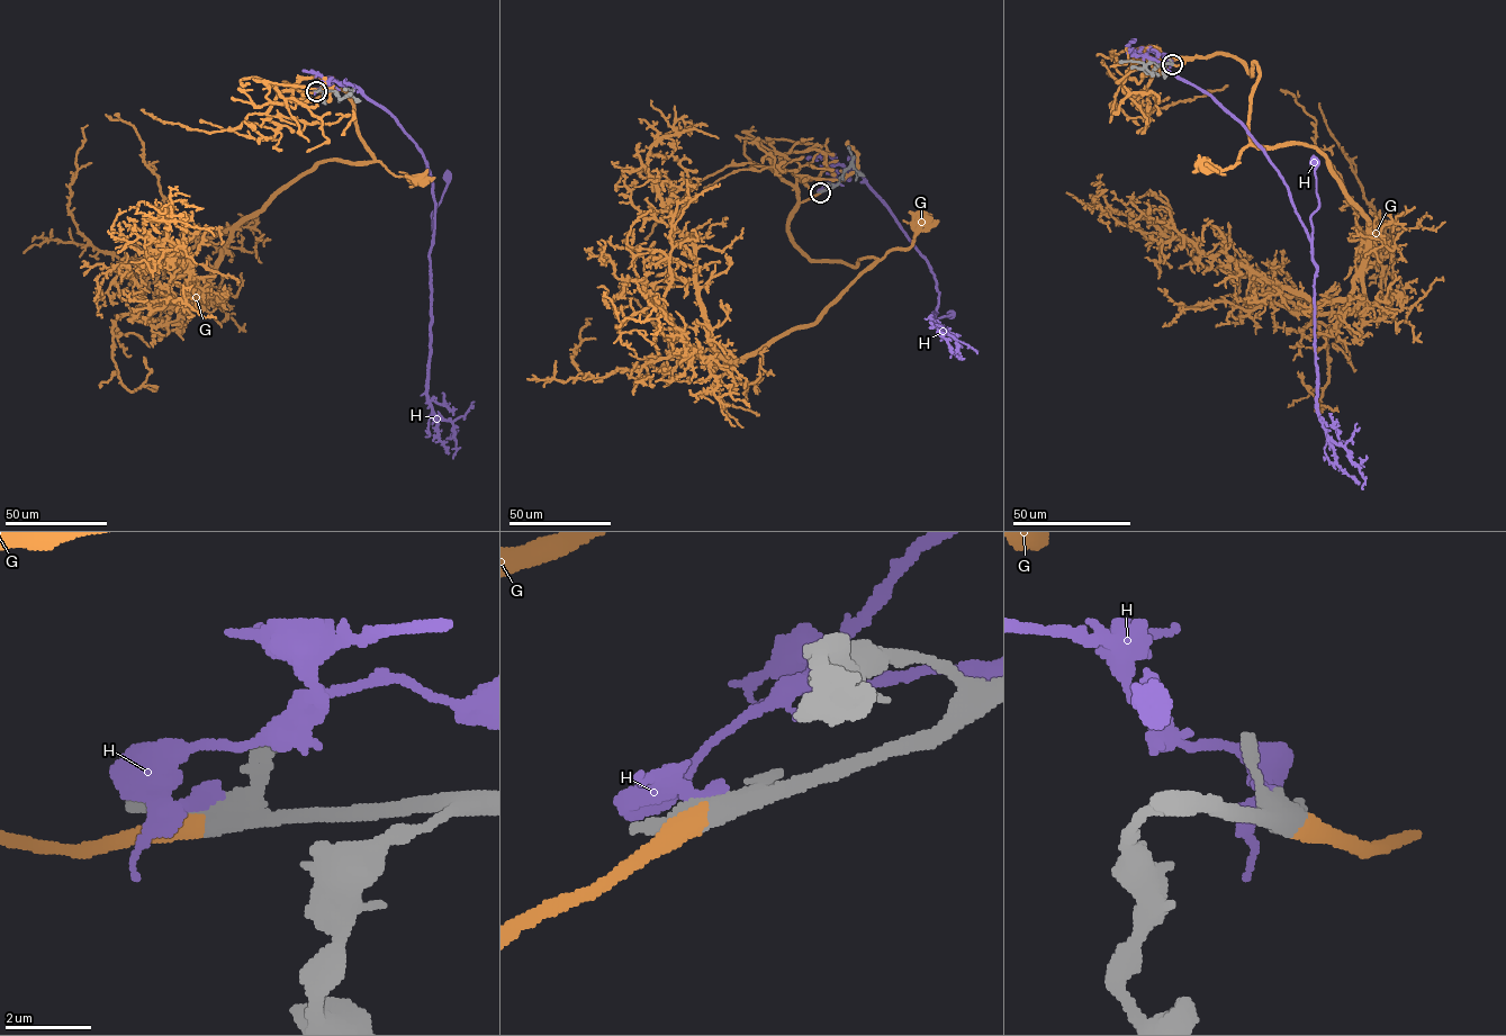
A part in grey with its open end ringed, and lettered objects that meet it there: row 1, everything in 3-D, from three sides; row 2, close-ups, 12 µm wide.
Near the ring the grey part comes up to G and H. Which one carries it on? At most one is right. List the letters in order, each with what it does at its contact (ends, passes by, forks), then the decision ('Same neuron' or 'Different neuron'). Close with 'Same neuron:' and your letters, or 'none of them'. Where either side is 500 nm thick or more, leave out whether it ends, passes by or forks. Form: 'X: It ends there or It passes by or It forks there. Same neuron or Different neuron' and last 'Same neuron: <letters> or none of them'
G: Same neuron
H: Different neuron
Same neuron: G

